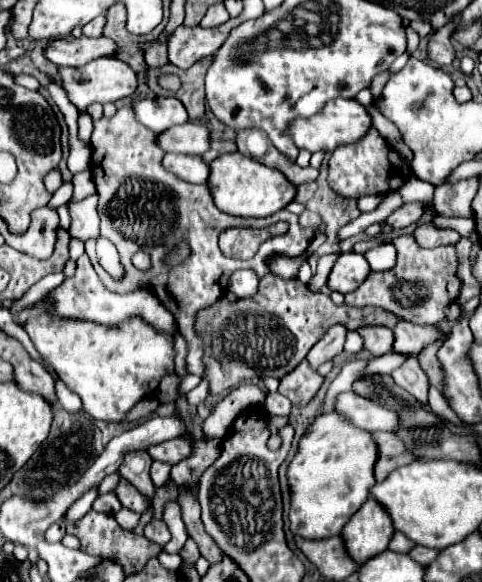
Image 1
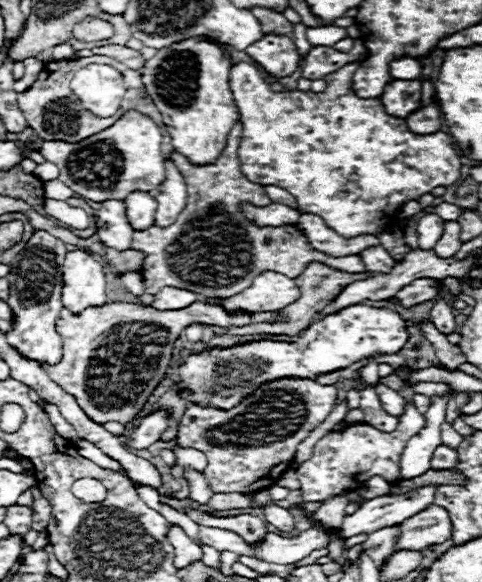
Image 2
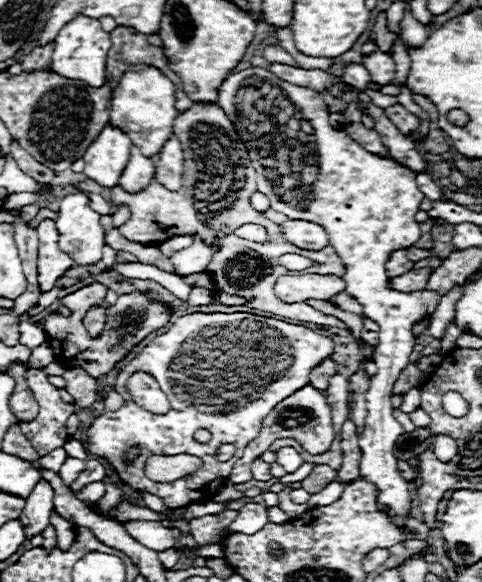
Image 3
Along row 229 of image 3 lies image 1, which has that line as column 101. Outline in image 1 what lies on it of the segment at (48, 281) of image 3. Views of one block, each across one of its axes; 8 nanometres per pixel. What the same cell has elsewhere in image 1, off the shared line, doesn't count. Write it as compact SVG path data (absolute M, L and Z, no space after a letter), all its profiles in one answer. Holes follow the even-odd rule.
M56 38L48 42L44 48L44 56L54 62L56 66L84 66L94 58L100 56L112 56L116 50L116 44L110 38Z

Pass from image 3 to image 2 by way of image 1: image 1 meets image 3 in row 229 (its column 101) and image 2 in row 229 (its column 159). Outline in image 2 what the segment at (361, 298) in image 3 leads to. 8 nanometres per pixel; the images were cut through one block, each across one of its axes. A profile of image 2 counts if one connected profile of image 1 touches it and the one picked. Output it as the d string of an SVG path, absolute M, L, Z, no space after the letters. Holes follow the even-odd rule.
M238 62L230 70L230 90L234 94L234 102L236 102L236 108L240 112L240 122L242 122L242 142L240 142L240 148L238 148L238 160L242 164L244 176L248 176L250 180L254 180L256 184L262 184L262 186L274 184L274 186L280 186L280 188L288 190L298 200L298 210L302 214L322 216L322 220L326 220L328 228L334 228L334 232L338 232L340 236L346 236L346 238L350 238L350 236L366 236L366 234L378 236L394 220L396 210L402 204L406 204L408 200L418 200L420 196L432 192L436 186L454 184L460 178L460 168L462 168L460 158L458 158L456 148L454 148L454 142L452 142L452 136L448 136L444 132L414 134L414 132L408 130L404 120L398 120L396 116L386 114L386 110L382 108L382 102L378 98L358 98L352 92L352 74L356 72L358 66L360 66L360 62L350 62L338 69L334 74L330 74L326 78L328 88L324 92L310 92L310 90L308 92L302 92L302 90L272 92L270 84L264 80L262 72L254 64L248 64L248 62Z

